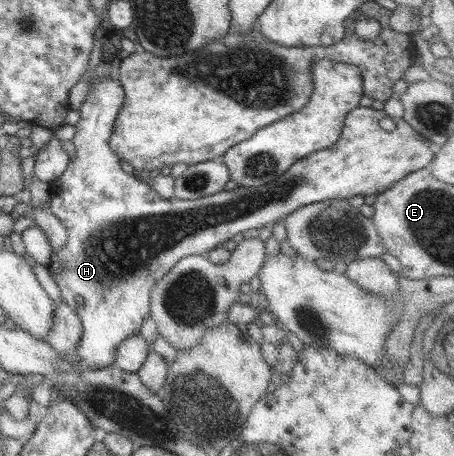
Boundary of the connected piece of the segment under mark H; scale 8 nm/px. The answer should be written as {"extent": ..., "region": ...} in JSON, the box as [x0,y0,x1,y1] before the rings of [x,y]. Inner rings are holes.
{"extent":[46,72,433,372],"region":[[[114,72],[106,78],[90,82],[85,100],[77,109],[79,119],[72,139],[74,156],[54,181],[48,203],[49,212],[65,227],[67,240],[62,247],[51,253],[46,268],[58,286],[61,301],[70,306],[80,320],[81,334],[75,349],[78,361],[73,363],[81,372],[99,370],[113,363],[118,344],[129,335],[139,333],[143,319],[149,317],[150,288],[179,259],[190,255],[205,255],[211,249],[224,245],[236,233],[261,227],[270,228],[304,205],[328,200],[348,200],[357,195],[377,196],[405,175],[426,167],[433,156],[428,142],[401,118],[394,119],[392,131],[385,131],[378,126],[378,120],[384,117],[382,111],[357,106],[345,115],[341,134],[334,145],[309,153],[294,162],[282,175],[262,186],[222,190],[194,200],[174,197],[160,199],[146,182],[122,171],[118,156],[110,151],[108,138],[122,102],[123,89]],[[76,297],[82,299],[82,305],[75,302]]]}

